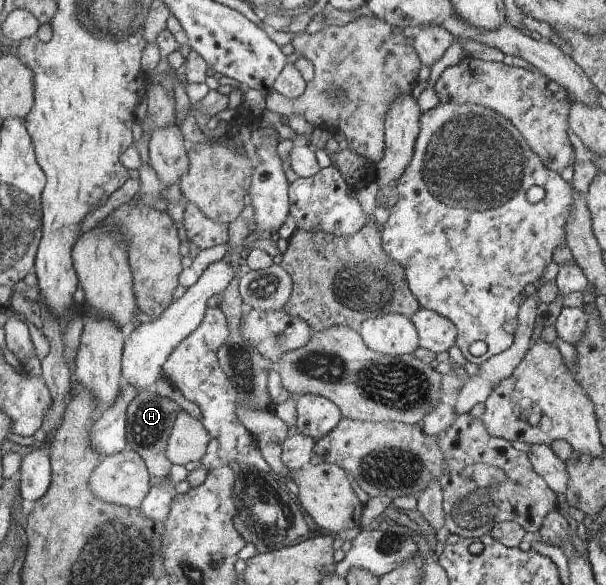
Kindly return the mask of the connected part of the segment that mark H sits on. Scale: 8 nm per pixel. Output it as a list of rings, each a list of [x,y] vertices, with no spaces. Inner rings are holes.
[[[150,388],[137,394],[128,407],[128,439],[131,447],[141,454],[148,464],[152,486],[162,484],[170,475],[174,463],[168,458],[168,443],[181,407],[171,398],[159,395]]]

